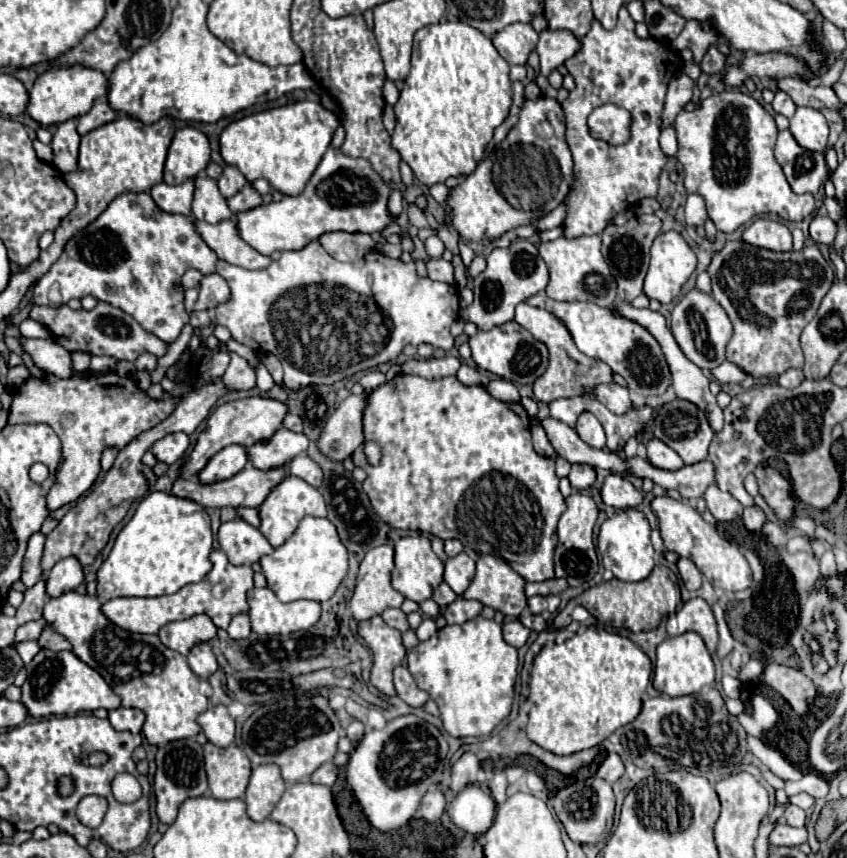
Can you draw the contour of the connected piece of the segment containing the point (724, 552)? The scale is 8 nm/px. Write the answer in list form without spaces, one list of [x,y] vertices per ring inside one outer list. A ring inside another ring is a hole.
[[[667,495],[655,497],[651,501],[651,509],[655,511],[659,519],[659,531],[663,537],[663,543],[669,551],[675,551],[679,557],[691,559],[697,569],[703,573],[705,579],[711,581],[713,587],[725,589],[725,591],[743,591],[751,585],[751,569],[745,559],[745,555],[739,551],[735,543],[729,543],[725,537],[717,533],[713,525],[709,525],[701,513],[681,501],[675,501]]]

